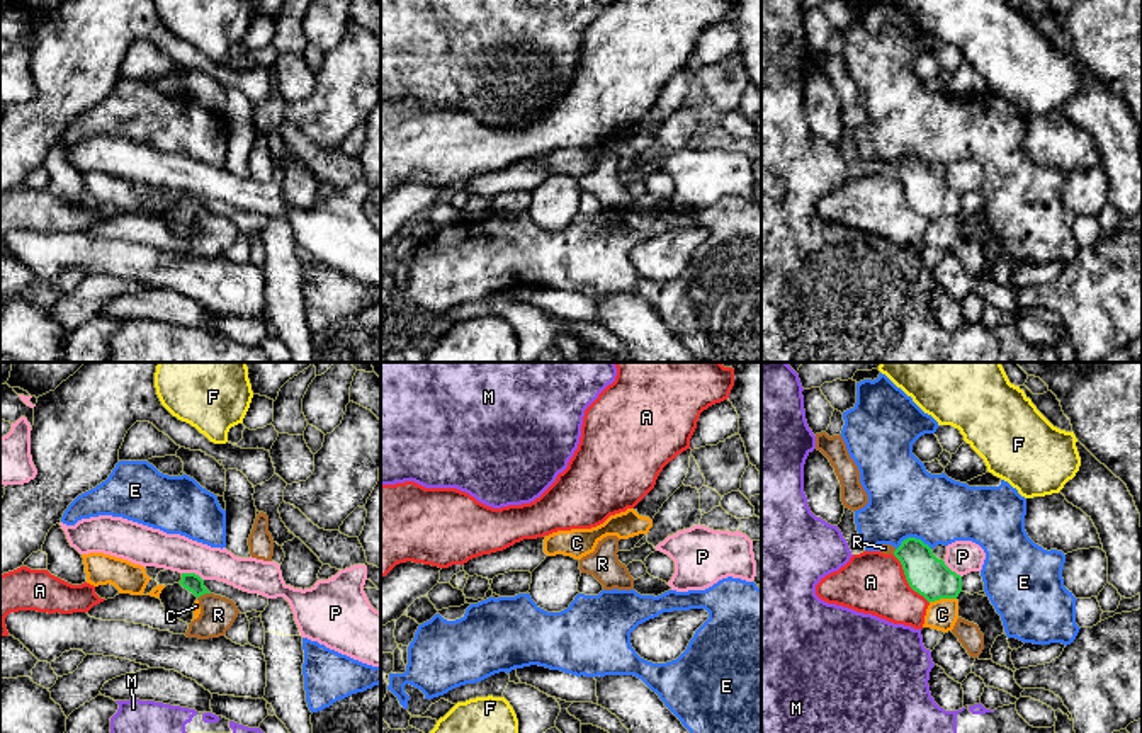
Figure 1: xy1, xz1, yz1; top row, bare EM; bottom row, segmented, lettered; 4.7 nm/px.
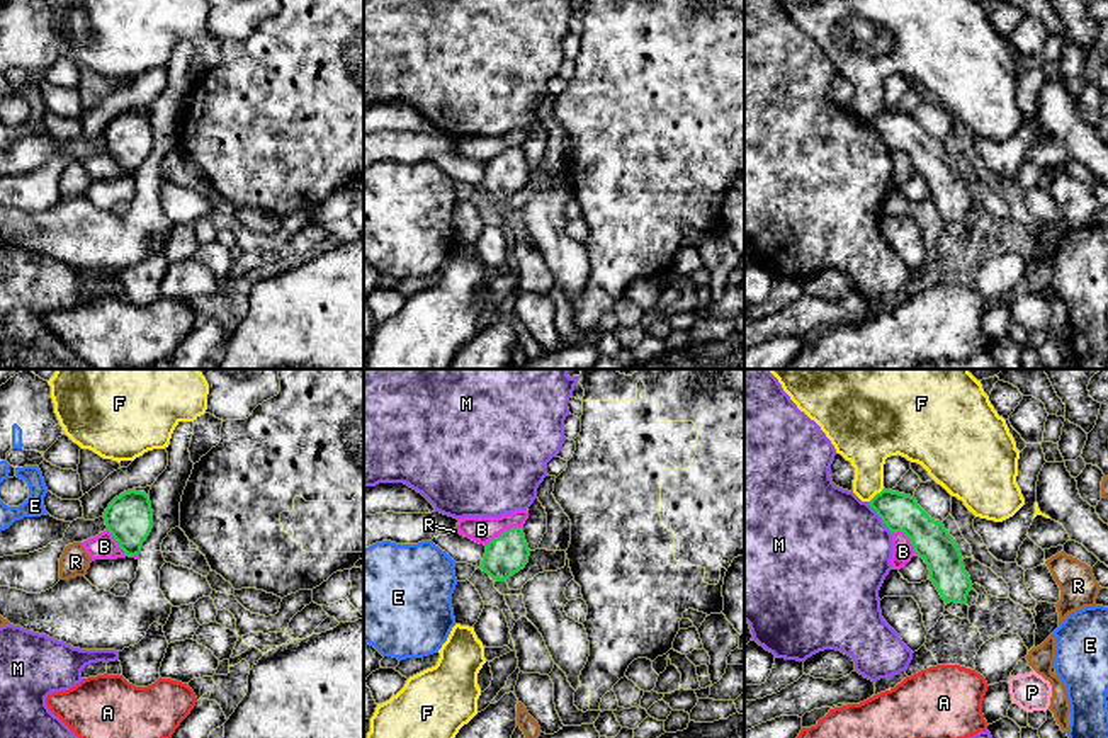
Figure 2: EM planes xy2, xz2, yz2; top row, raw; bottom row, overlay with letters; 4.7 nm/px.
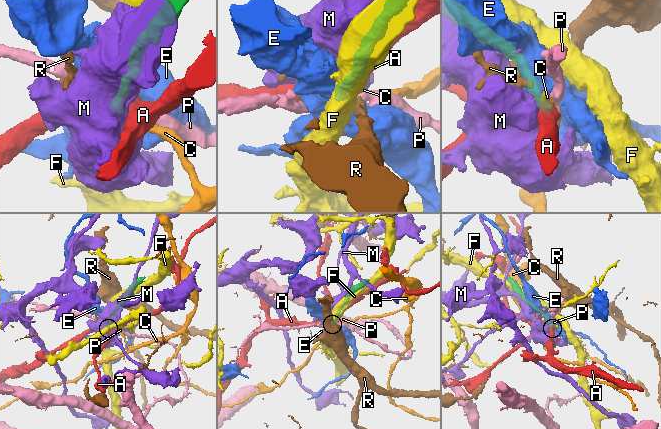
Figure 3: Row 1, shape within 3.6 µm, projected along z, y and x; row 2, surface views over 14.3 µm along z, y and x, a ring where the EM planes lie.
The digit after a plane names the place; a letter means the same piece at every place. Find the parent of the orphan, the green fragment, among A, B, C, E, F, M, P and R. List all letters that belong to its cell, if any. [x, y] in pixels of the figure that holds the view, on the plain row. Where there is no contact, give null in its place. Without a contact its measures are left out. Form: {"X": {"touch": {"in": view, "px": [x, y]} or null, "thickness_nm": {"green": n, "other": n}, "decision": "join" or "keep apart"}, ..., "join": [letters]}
{"A": {"touch": {"in": "yz1", "px": [906, 198]}, "thickness_nm": {"green": 190, "other": 300}, "decision": "keep apart"}, "B": {"touch": {"in": "xz2", "px": [505, 150]}, "thickness_nm": {"green": 190, "other": 130}, "decision": "keep apart"}, "C": {"touch": {"in": "yz1", "px": [942, 216]}, "thickness_nm": {"green": 190, "other": 150}, "decision": "keep apart"}, "E": {"touch": {"in": "yz1", "px": [913, 157]}, "thickness_nm": {"green": 190, "other": 360}, "decision": "keep apart"}, "F": {"touch": {"in": "yz2", "px": [876, 114]}, "thickness_nm": {"green": 180, "other": 220}, "decision": "keep apart"}, "M": {"touch": {"in": "yz2", "px": [881, 136]}, "thickness_nm": {"green": 180, "other": 480}, "decision": "keep apart"}, "P": {"touch": {"in": "xy1", "px": [192, 193]}, "thickness_nm": {"green": 90, "other": 180}, "decision": "keep apart"}, "R": {"touch": {"in": "xy1", "px": [203, 213]}, "thickness_nm": {"green": 90, "other": 160}, "decision": "keep apart"}, "join": []}

